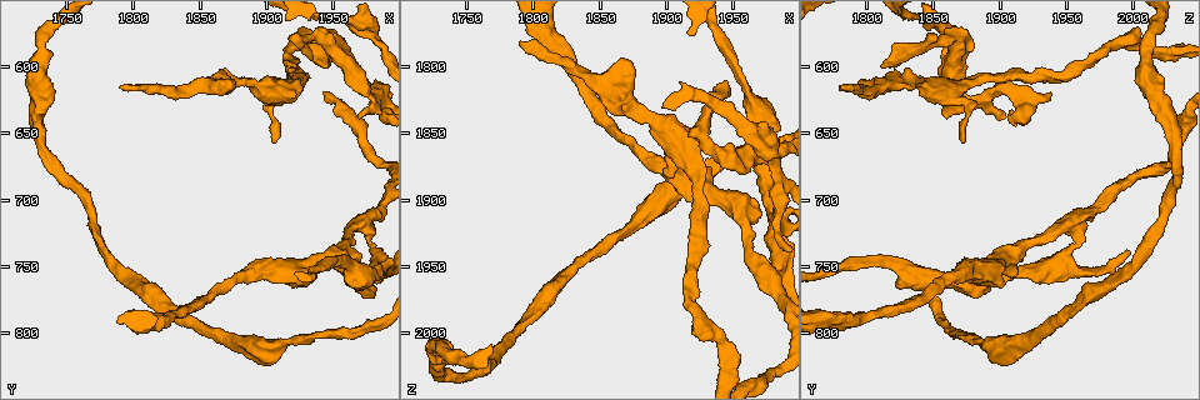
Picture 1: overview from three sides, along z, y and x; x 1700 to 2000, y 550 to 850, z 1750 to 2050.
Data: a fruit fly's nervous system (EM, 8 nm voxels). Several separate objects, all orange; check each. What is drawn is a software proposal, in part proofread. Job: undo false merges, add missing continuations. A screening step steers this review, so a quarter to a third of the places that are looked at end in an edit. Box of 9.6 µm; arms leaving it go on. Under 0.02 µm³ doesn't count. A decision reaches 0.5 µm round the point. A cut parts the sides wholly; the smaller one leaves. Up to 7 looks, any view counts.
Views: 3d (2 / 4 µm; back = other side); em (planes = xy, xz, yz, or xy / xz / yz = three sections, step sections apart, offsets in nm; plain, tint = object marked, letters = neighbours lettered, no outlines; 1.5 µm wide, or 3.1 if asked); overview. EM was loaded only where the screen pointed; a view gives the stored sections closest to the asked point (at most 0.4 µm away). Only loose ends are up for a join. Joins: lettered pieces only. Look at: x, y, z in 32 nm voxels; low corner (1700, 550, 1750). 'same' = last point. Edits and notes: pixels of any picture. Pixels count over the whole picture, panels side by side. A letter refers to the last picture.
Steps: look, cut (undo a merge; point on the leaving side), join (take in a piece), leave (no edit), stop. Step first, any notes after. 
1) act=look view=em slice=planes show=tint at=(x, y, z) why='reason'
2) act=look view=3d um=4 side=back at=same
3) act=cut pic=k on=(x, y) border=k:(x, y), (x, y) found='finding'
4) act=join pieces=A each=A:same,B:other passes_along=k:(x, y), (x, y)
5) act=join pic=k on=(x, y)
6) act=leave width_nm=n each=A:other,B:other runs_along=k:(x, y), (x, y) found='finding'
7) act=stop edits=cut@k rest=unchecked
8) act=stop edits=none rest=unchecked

act=look view=3d um=4 at=(1976, 722, 1954) why='thin neck'

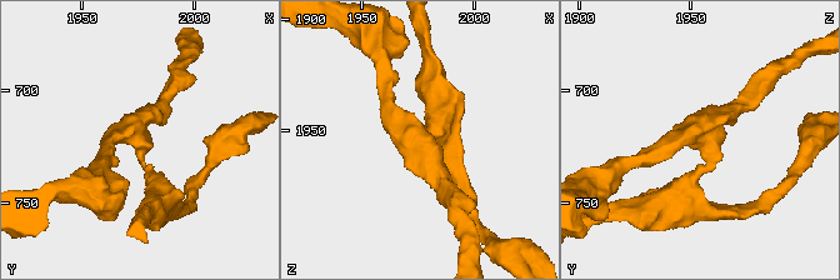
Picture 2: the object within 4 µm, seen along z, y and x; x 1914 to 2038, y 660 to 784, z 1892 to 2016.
act=look view=em slice=planes show=plain at=(1978, 724, 1957) arms=3 arm_widths_nm=220,280,380 why='need the tissue'

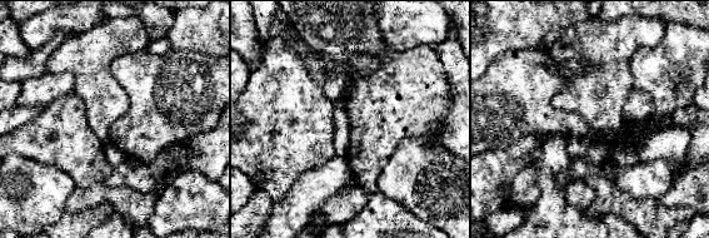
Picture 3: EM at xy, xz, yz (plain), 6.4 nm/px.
act=look view=em slice=planes show=letters at=same

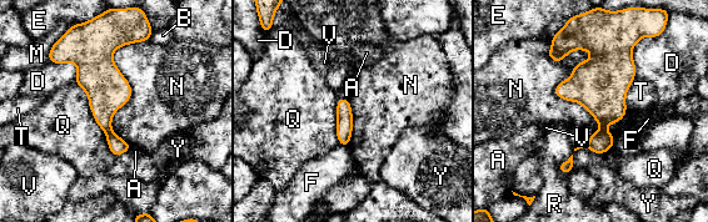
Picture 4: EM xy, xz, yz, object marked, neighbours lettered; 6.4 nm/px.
act=cut pic=4 on=(118, 146) width_nm=280 each=A:other,B:other,D:other,E:other,F:other,M:other,N:other,Q:other,R:other,T:other,V:other,Y:other found='a second neuron is stuck on'

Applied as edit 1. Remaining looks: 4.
act=look view=overview why='redraw'

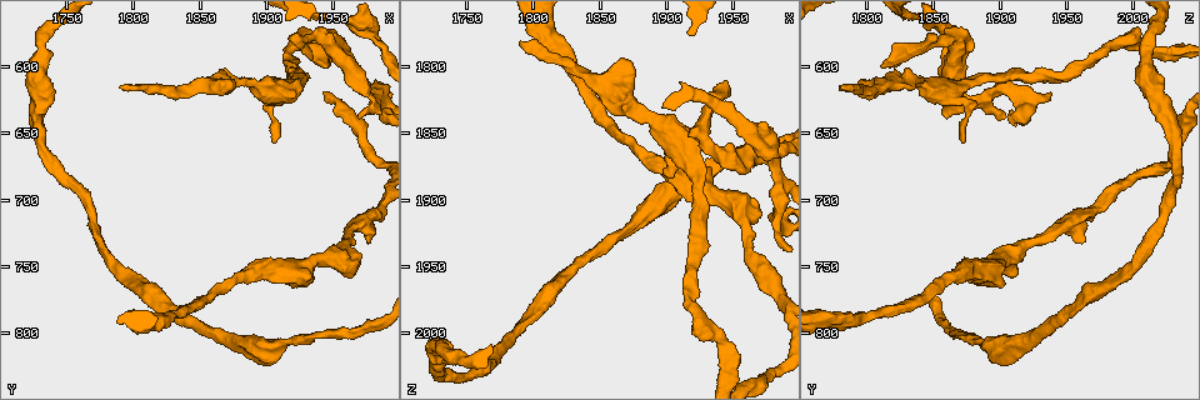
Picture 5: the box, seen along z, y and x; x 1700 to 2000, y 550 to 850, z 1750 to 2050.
act=look view=3d um=4 at=(1970, 640, 1862) why='an open end'

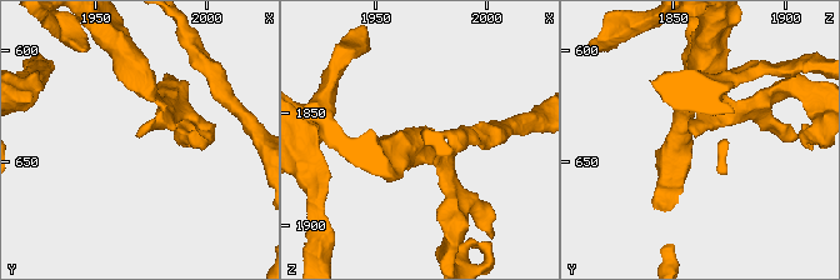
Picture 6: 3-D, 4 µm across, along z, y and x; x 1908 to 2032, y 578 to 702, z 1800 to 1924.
act=look view=em slice=yz step=4 show=letters at=(1969, 640, 1860)

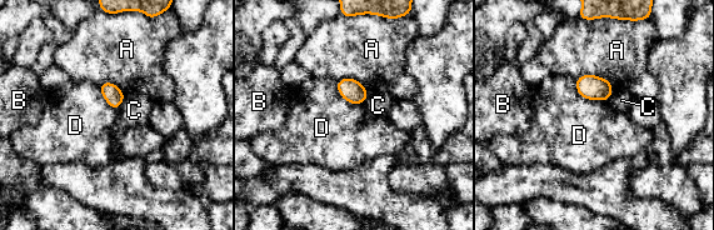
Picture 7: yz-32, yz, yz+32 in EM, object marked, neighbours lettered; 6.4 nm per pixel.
act=look view=em slice=planes show=letters at=same why='another direction'

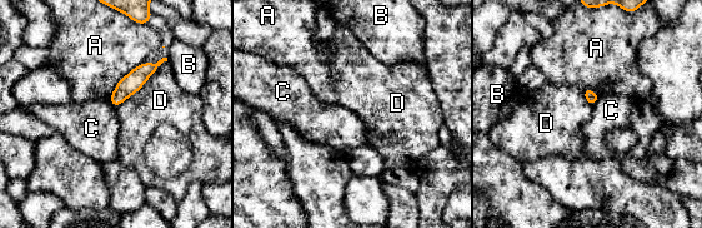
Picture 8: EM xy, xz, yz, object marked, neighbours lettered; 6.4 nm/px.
act=leave each=A:other,B:other,C:other,D:other border=8:(168, 60), (139, 89), (115, 108) found='none of them fits'

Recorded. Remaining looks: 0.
act=stop edits=cut@4 rest=unchecked

